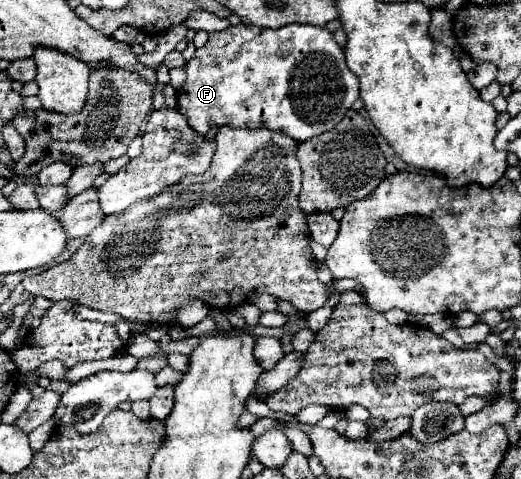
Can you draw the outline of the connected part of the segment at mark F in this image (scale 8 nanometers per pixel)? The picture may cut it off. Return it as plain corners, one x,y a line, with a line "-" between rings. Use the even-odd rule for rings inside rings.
243,23
231,25
225,31
209,33
207,43
195,51
195,57
185,65
185,71
187,81
177,93
177,109
199,135
205,135
211,127
267,127
303,143
333,129
359,97
359,79
347,69
343,47
337,45
329,29
315,25
293,23
279,29

